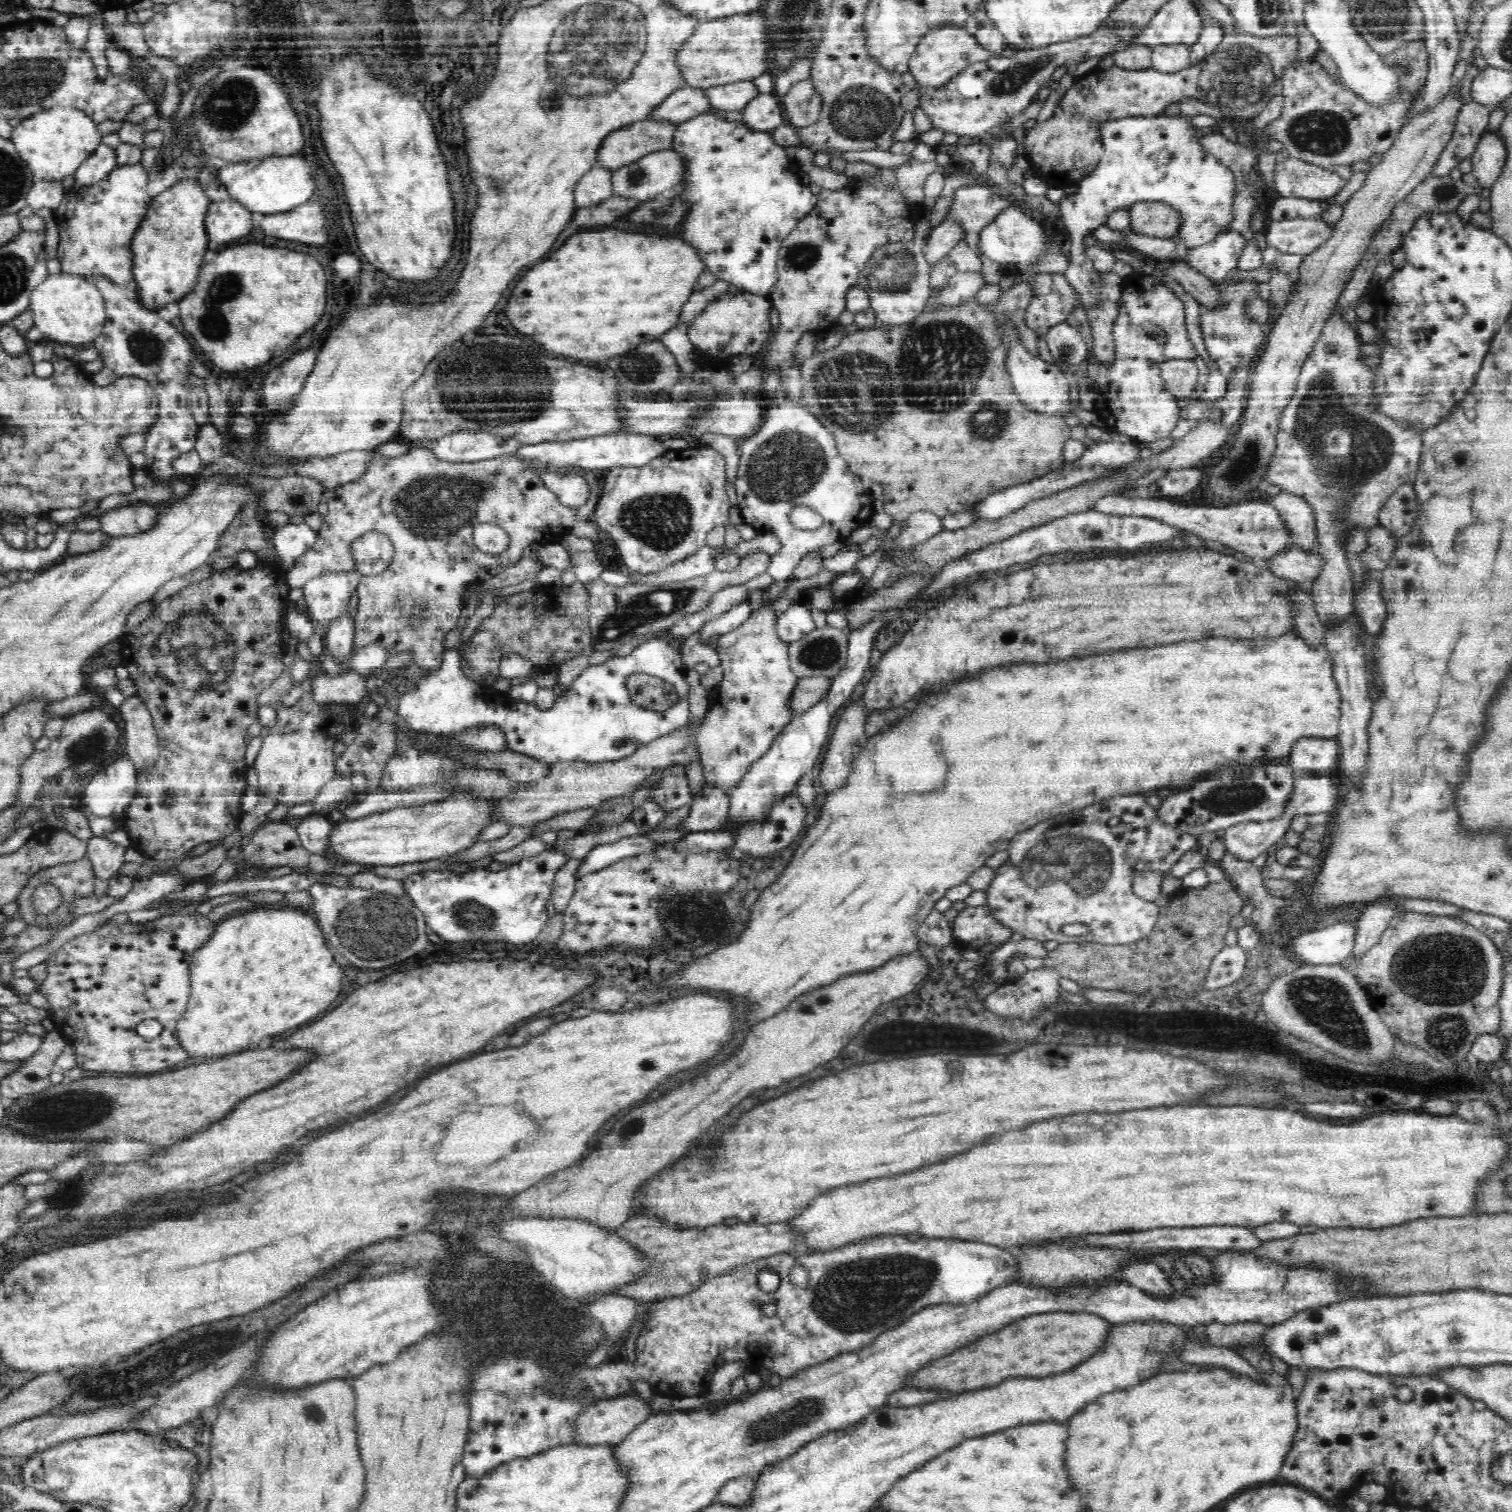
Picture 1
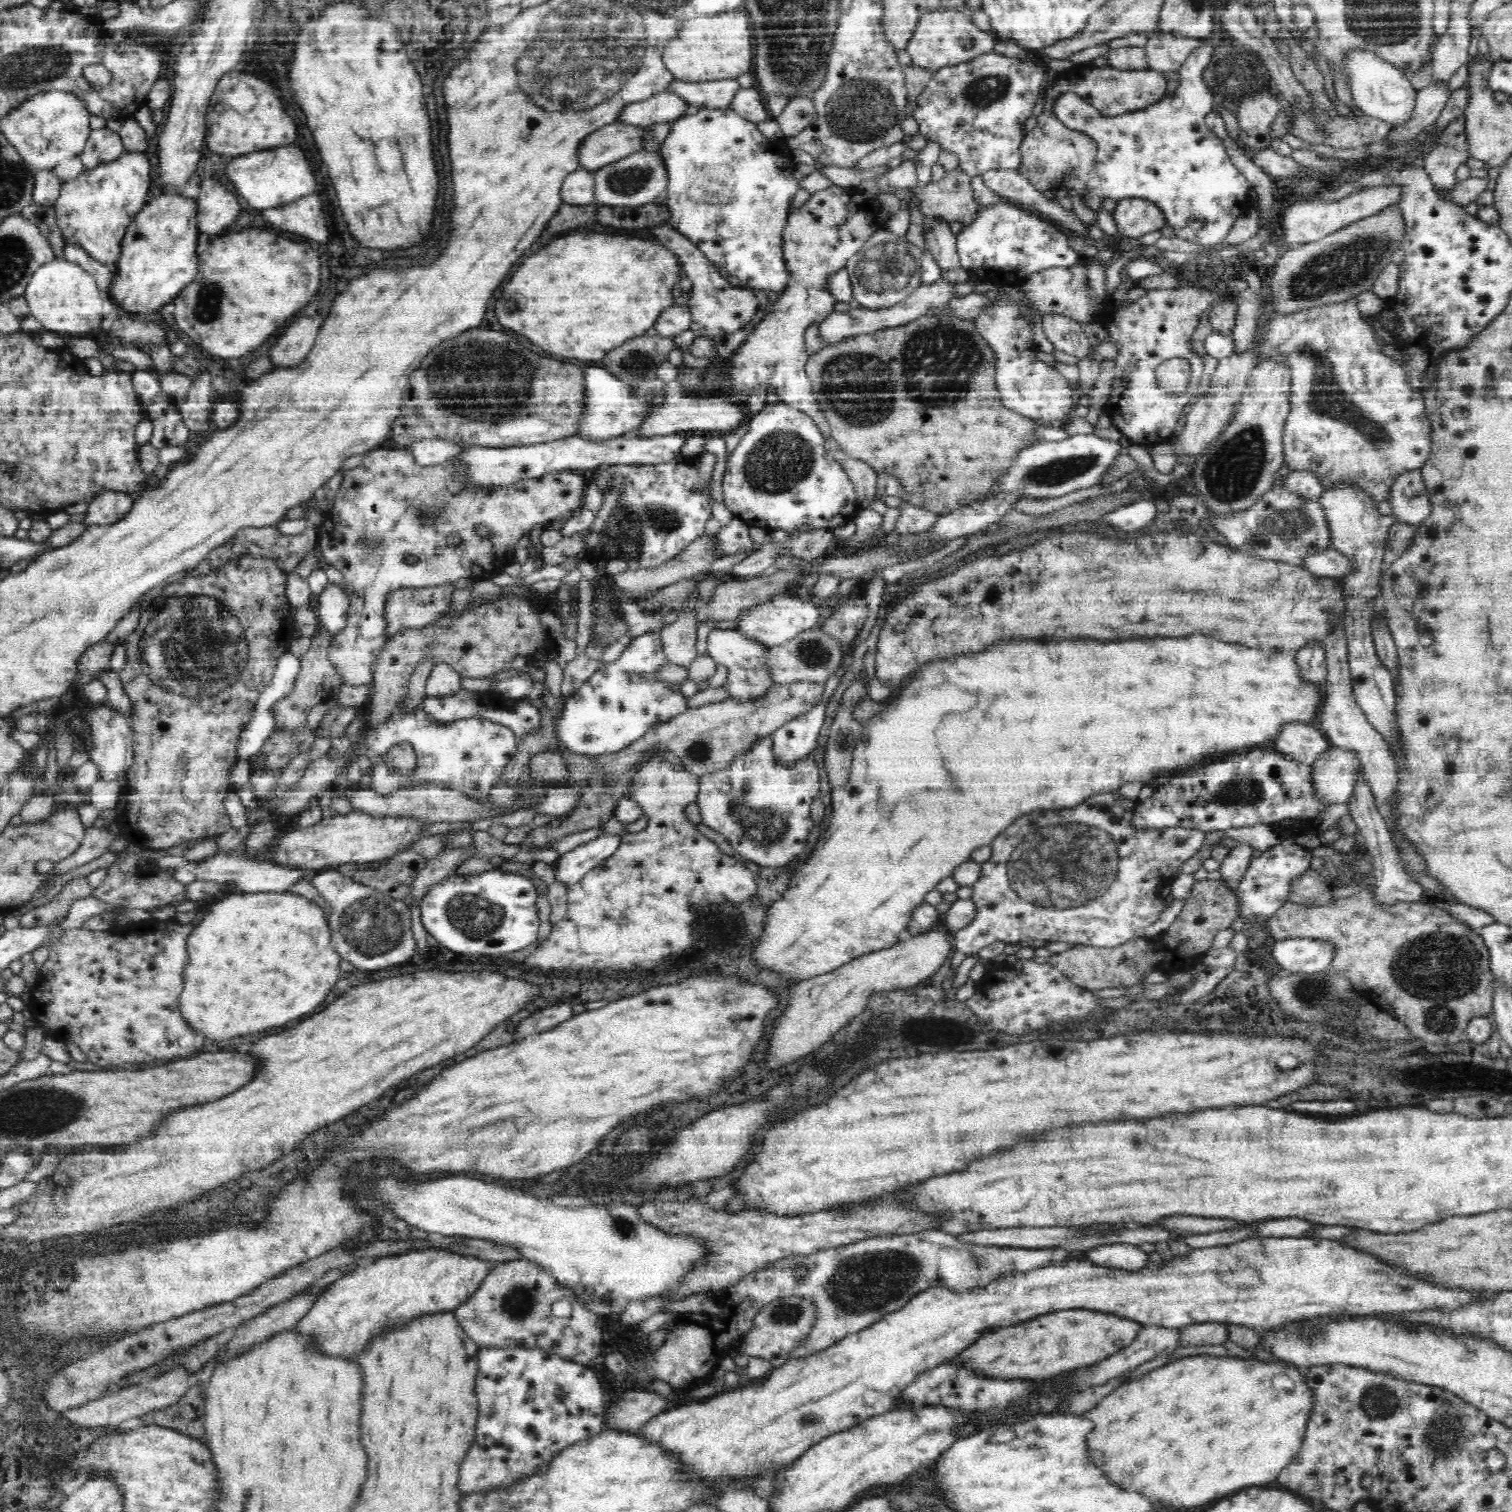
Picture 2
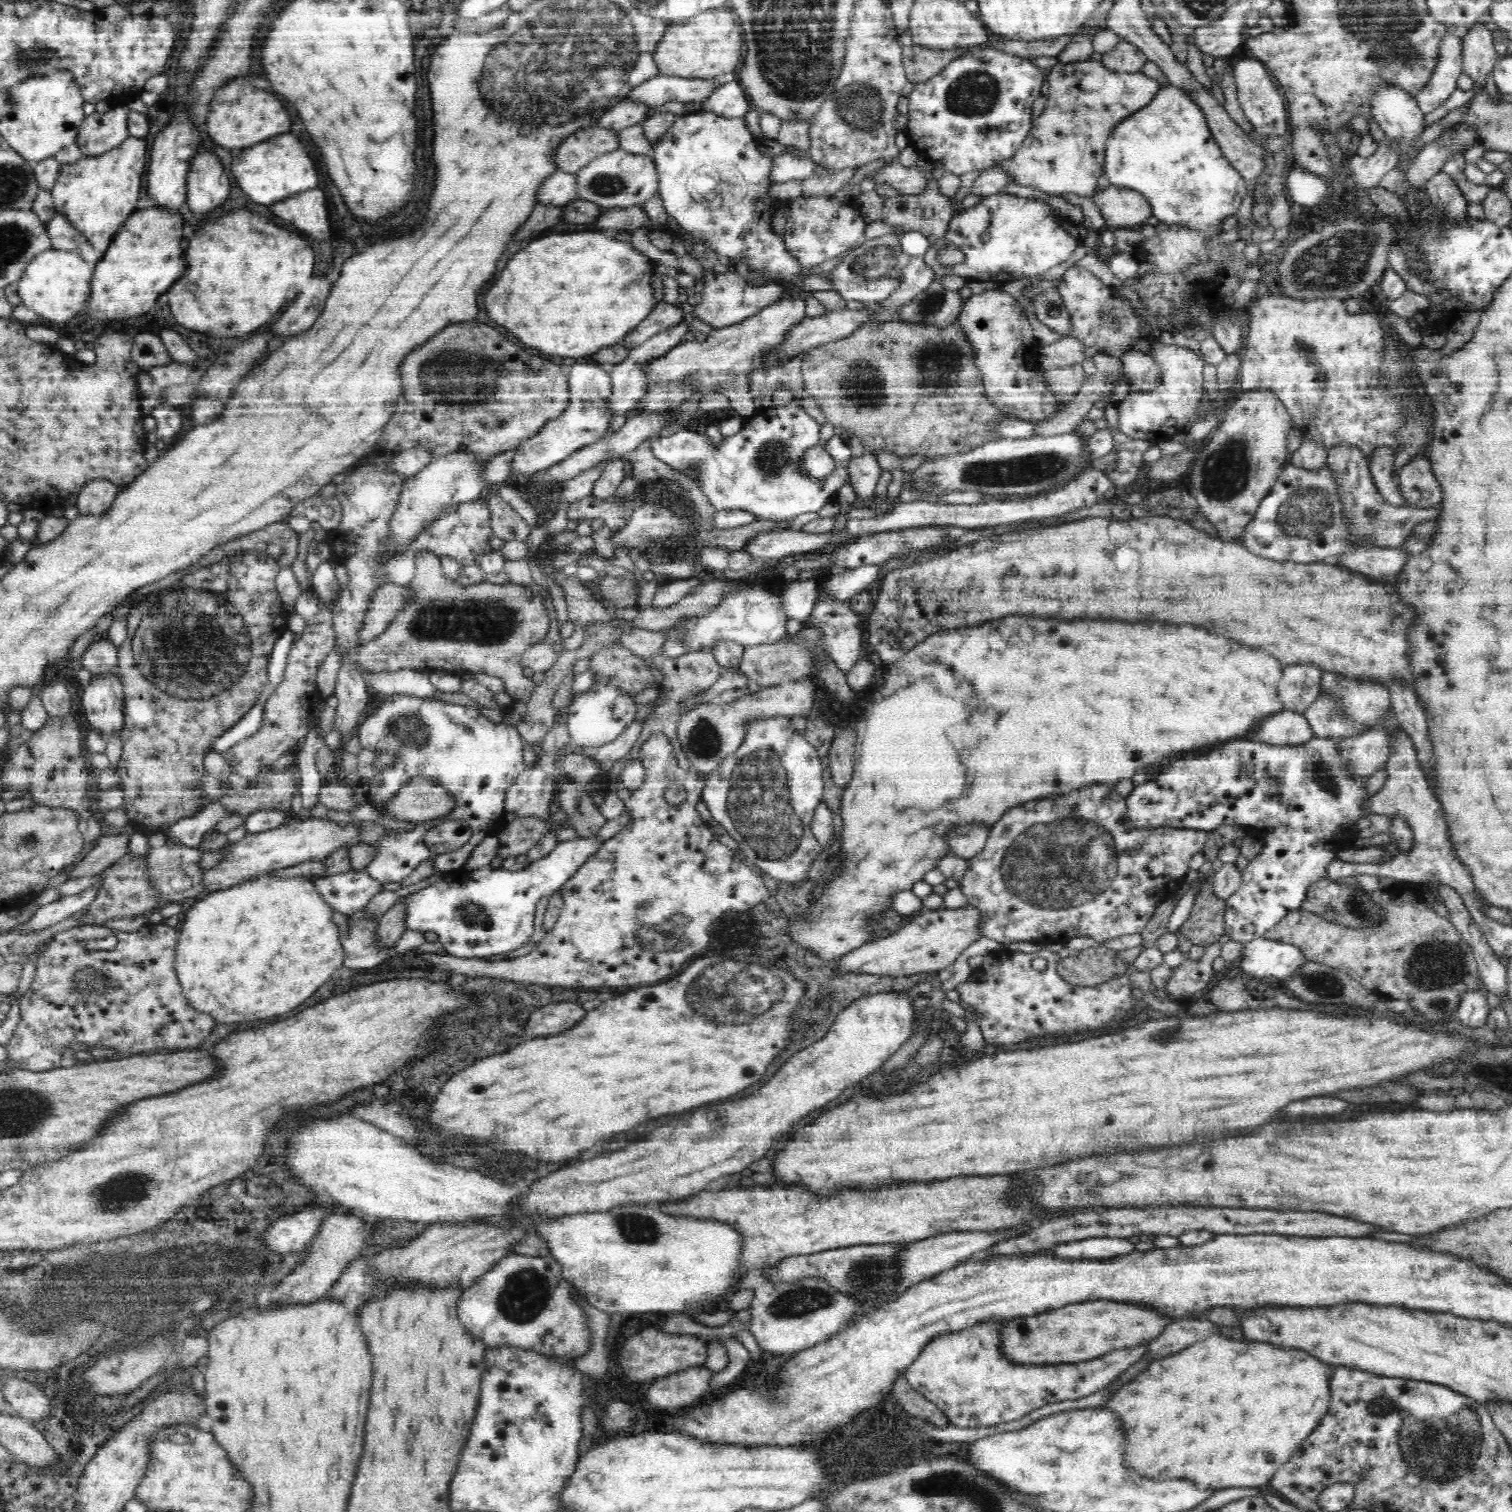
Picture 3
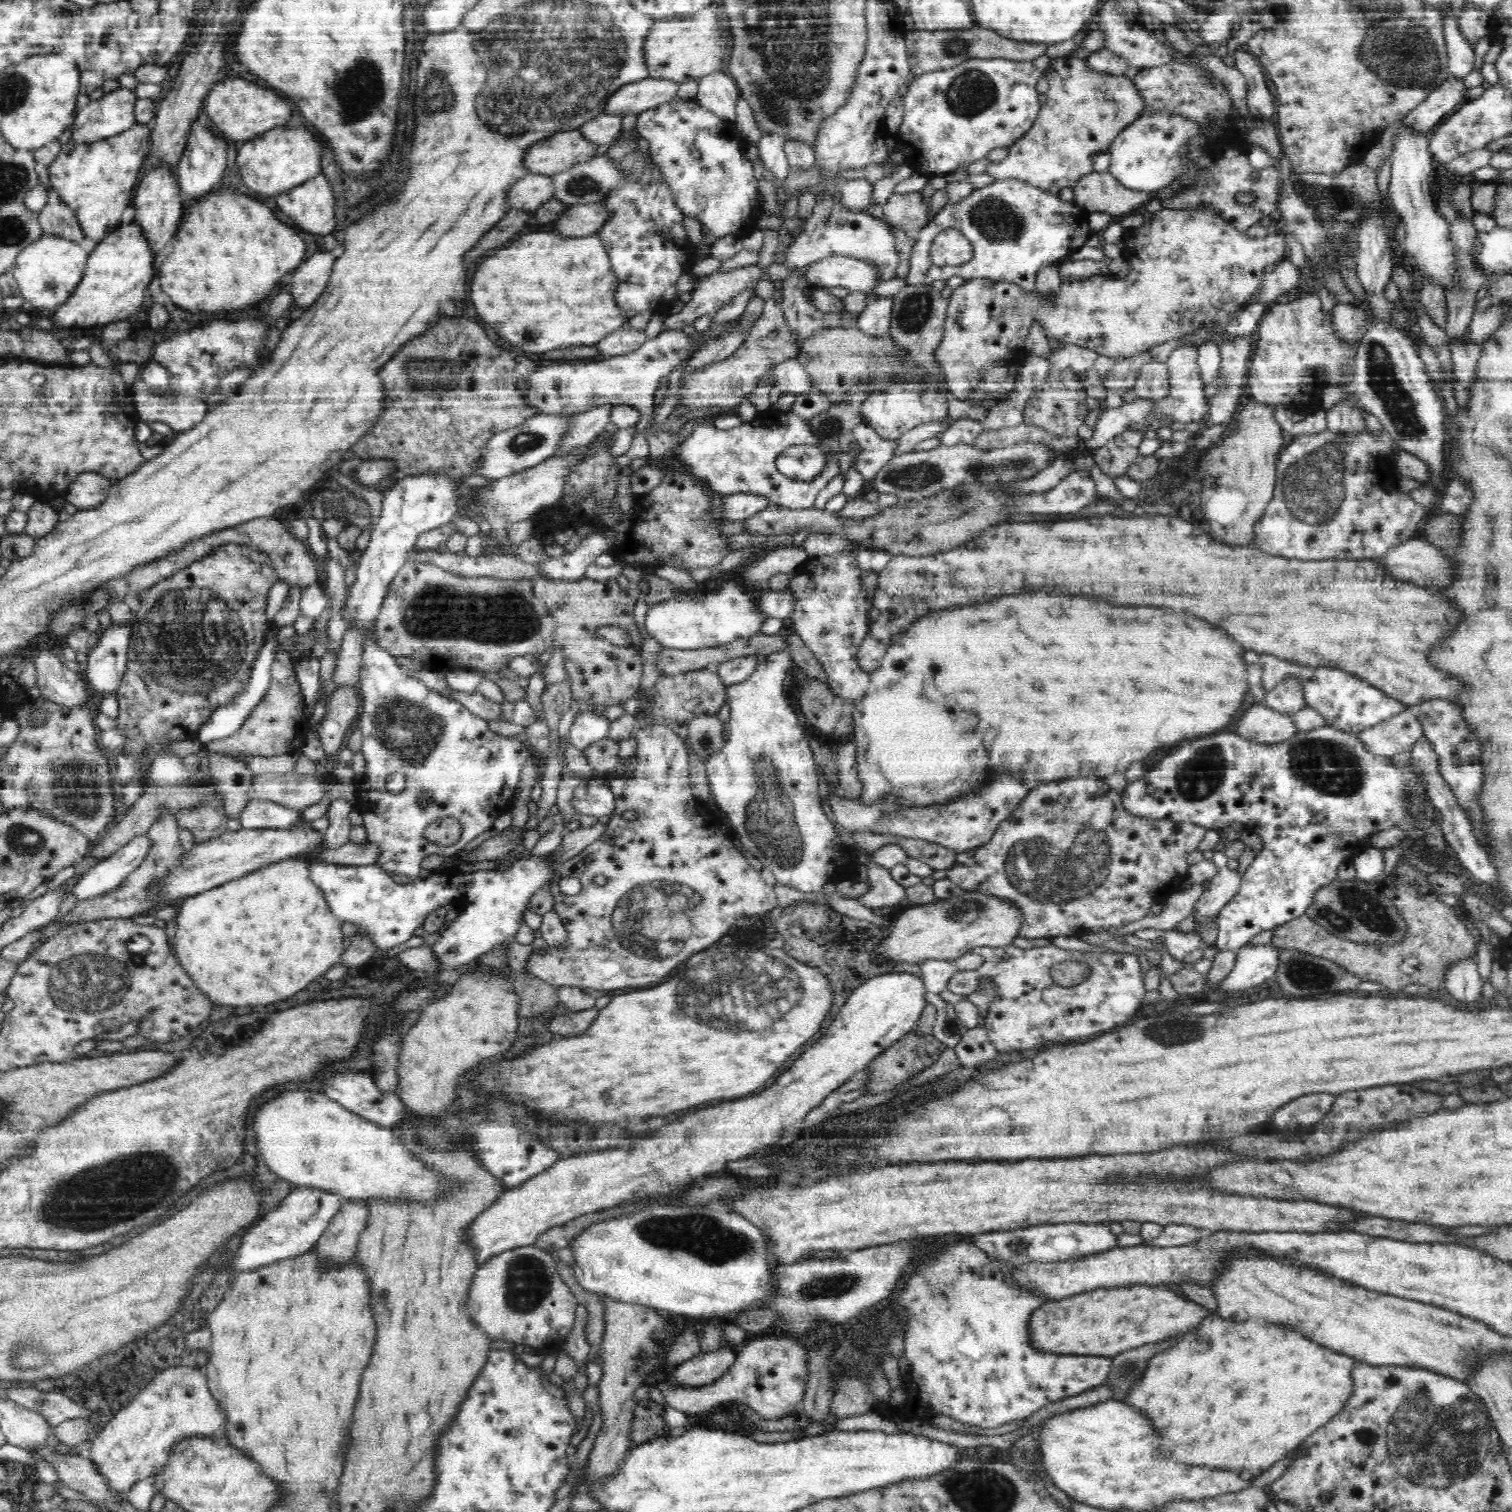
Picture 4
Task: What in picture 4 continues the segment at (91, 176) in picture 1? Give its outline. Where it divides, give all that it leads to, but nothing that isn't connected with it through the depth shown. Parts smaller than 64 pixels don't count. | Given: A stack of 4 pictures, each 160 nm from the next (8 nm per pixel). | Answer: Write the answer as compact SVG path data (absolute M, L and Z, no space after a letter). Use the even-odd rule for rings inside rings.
M120 86L76 112L71 139L84 144L104 140L135 123L136 91Z

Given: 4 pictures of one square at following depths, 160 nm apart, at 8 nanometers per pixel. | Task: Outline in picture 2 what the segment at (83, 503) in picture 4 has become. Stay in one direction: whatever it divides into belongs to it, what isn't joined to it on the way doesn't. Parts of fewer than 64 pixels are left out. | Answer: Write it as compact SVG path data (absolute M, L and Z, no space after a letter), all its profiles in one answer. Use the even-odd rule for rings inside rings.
M107 492L88 505L84 522L92 527L112 527L122 520L128 520L128 515L135 511L135 504L135 496Z

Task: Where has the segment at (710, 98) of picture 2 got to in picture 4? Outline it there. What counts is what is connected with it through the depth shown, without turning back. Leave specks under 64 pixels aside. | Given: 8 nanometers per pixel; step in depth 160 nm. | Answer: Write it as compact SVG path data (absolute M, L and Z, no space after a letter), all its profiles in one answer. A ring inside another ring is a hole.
M648 78L619 88L602 114L638 114L658 108L677 96L680 82L664 78Z

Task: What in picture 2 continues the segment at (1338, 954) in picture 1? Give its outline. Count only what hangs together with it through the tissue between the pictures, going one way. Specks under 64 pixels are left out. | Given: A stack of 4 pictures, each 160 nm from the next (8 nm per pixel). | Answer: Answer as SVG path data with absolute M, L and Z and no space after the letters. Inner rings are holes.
M1284 938L1274 942L1271 955L1277 969L1285 972L1320 972L1331 966L1337 946L1329 938Z

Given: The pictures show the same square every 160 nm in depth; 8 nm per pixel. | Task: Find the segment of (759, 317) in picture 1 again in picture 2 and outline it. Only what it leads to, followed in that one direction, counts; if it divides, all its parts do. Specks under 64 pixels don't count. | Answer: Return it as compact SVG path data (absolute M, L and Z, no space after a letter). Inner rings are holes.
M671 226L658 227L654 230L657 235L656 241L676 253L682 261L683 269L687 277L693 281L693 291L689 298L688 308L692 311L690 330L698 338L716 340L726 334L734 334L740 330L746 330L748 324L752 324L752 318L760 312L760 300L752 289L734 287L728 283L726 276L712 266L708 259L697 250L696 245L676 232Z

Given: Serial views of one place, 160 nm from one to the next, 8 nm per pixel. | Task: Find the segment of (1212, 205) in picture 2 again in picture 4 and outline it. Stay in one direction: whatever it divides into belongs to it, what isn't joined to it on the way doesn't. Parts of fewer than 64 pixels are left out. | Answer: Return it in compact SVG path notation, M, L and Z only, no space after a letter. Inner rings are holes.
M1146 110L1113 140L1109 148L1108 173L1126 188L1140 192L1158 192L1177 179L1181 179L1181 188L1176 194L1184 194L1188 190L1202 192L1204 187L1200 186L1205 182L1204 169L1199 169L1196 163L1186 160L1187 142L1198 134L1202 134L1202 129L1199 128L1198 121L1191 120L1191 117L1173 114L1171 110Z

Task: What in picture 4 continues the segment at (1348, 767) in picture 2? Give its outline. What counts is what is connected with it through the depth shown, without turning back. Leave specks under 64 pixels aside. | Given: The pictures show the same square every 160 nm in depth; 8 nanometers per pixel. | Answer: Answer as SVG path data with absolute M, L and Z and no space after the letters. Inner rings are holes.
M1406 710L1383 723L1362 730L1357 738L1371 754L1389 759L1399 752L1410 752L1422 736L1425 734L1420 719Z

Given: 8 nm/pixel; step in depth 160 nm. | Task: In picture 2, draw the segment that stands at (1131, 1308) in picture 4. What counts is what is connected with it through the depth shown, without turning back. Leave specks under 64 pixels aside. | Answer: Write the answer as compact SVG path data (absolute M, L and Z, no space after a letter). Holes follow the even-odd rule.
M1052 1311L1052 1314L1043 1314L1028 1319L1028 1322L1002 1327L1000 1332L981 1336L974 1344L952 1356L949 1362L962 1371L968 1371L970 1375L976 1375L978 1379L1046 1379L1101 1363L1126 1348L1136 1338L1141 1327L1130 1320L1094 1311Z

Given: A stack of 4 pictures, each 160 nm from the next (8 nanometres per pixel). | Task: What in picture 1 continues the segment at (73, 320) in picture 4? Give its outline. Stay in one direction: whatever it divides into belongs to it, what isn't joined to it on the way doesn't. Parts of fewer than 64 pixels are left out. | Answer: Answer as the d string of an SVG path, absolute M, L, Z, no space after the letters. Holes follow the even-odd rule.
M182 178L156 197L151 198L147 217L135 234L132 248L135 251L135 283L140 288L139 297L148 308L160 310L170 302L186 296L198 280L200 266L204 264L204 254L209 249L207 233L207 212L213 200L206 195L207 188L202 187L198 178Z

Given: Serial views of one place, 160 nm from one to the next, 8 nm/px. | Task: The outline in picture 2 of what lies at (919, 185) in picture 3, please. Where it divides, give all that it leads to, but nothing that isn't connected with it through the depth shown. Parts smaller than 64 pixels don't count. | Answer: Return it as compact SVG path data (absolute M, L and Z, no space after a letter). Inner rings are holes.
M959 167L947 172L939 182L928 185L921 194L920 210L927 221L952 224L958 222L962 228L975 223L984 208L974 198L970 185L972 176Z

